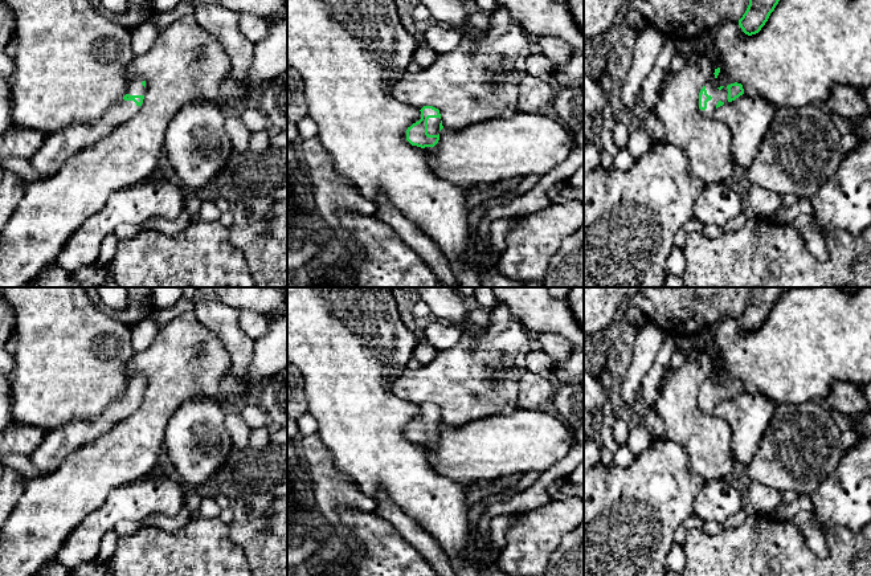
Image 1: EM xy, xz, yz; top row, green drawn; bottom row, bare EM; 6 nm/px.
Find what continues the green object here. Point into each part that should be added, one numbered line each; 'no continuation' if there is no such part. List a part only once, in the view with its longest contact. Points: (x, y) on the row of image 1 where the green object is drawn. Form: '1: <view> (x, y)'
1: xz (433, 123)

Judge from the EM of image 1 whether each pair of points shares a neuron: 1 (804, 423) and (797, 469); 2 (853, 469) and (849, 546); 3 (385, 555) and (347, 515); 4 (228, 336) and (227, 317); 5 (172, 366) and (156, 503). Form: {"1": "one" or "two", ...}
{"1": "one", "2": "two", "3": "one", "4": "one", "5": "two"}

